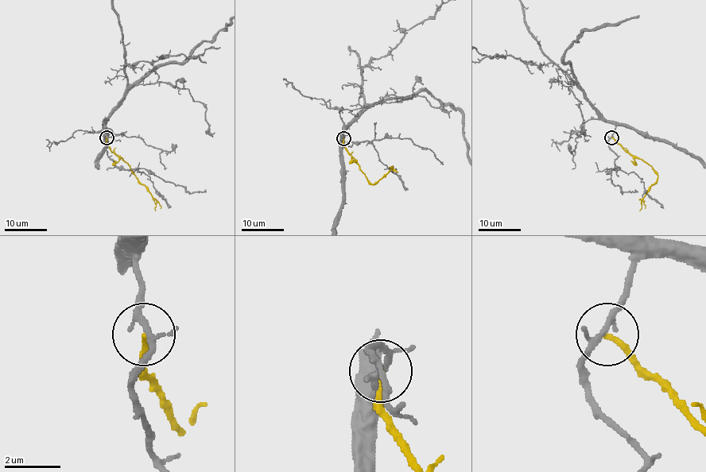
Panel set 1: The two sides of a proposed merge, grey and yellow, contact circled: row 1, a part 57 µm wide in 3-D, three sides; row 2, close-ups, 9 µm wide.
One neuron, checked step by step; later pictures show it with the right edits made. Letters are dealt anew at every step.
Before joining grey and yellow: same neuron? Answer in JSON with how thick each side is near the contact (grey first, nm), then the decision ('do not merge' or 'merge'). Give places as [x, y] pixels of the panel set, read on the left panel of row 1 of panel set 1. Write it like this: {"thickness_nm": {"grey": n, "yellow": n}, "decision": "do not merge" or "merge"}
{"thickness_nm": {"grey": 180, "yellow": 220}, "decision": "do not merge"}

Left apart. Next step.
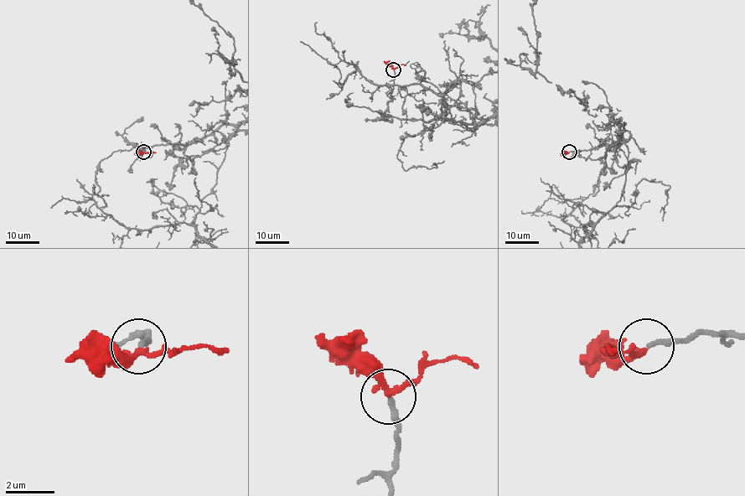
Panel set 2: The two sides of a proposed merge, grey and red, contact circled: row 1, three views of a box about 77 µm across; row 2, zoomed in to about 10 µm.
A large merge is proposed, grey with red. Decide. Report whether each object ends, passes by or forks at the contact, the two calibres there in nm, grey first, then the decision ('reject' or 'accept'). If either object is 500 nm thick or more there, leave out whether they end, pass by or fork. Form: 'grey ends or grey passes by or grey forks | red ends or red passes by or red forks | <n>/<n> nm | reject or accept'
grey ends | red passes by | 200/200 nm | accept

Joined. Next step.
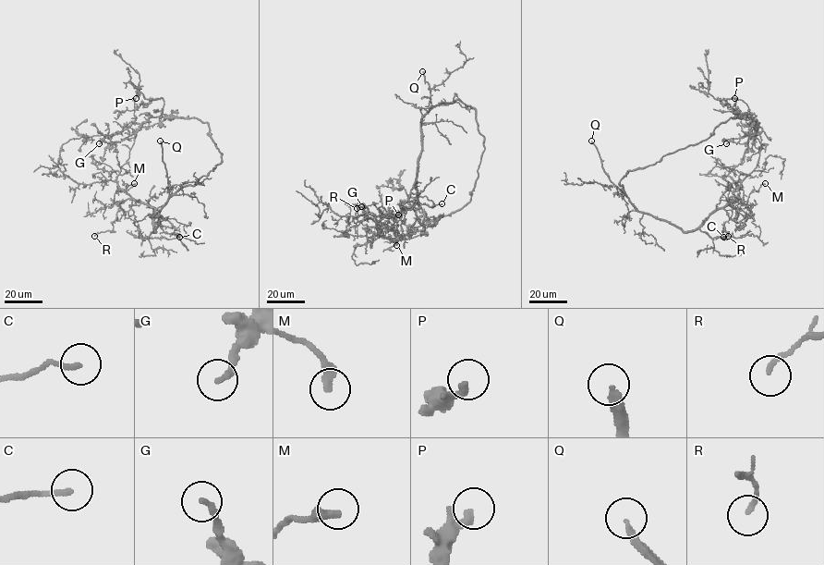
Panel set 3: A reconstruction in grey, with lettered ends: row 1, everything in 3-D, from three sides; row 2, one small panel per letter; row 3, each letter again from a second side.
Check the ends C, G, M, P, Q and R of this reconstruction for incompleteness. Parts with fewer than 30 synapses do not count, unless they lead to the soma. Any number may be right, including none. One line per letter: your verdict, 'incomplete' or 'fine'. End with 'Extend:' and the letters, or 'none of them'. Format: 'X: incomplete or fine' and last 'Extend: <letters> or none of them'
C: fine
G: fine
M: fine
P: fine
Q: incomplete
R: fine
Extend: Q

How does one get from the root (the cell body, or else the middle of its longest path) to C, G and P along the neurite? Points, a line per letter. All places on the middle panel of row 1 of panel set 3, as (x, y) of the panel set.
C: (413, 204), (417, 200), (416, 179), (410, 190), (409, 201), (430, 206), (442, 203)
G: (413, 204), (386, 213), (379, 223), (382, 236), (396, 241), (396, 230), (381, 227), (361, 206)
P: (413, 204), (381, 217), (379, 227), (382, 236), (399, 239), (393, 242), (398, 214)

